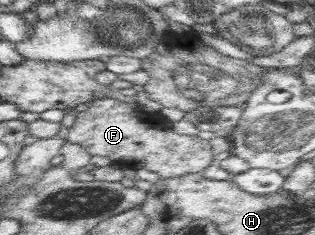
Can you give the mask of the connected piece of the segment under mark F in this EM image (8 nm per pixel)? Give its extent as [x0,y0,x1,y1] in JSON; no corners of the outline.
[65,97,215,179]

